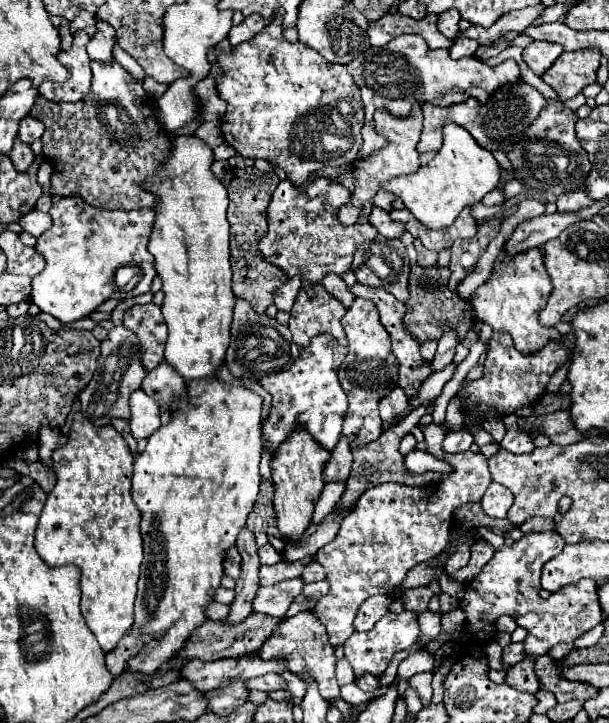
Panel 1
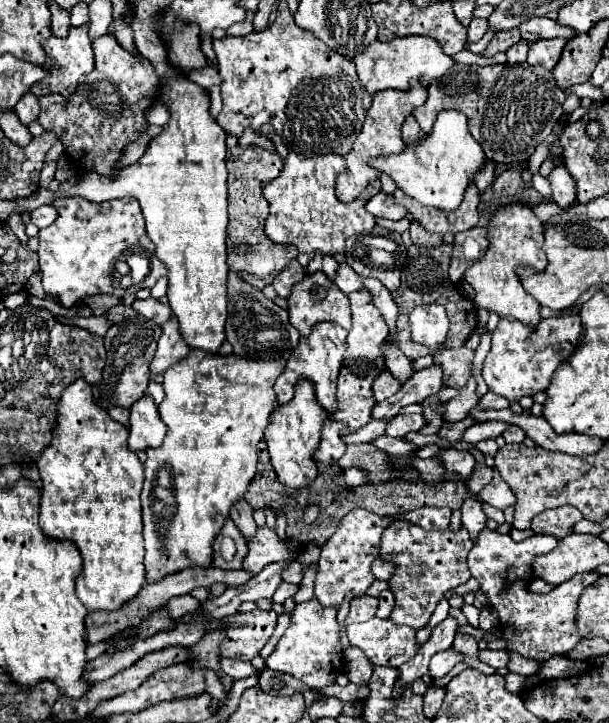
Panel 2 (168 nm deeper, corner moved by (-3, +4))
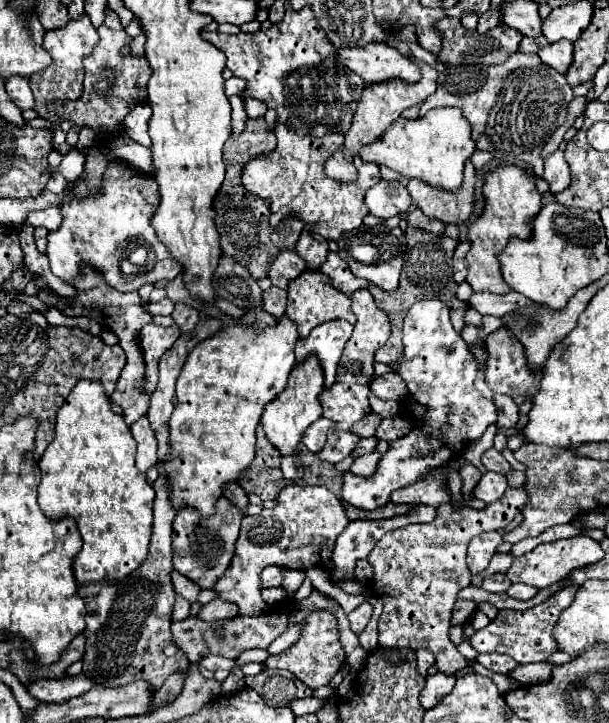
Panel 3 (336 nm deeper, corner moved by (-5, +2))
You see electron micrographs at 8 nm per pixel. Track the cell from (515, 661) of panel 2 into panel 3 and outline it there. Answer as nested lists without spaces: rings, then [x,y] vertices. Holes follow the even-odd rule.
[[[485,653],[485,655],[477,655],[477,661],[495,671],[495,673],[509,673],[511,669],[517,667],[517,663],[513,659],[509,659],[509,655],[499,655],[499,653]]]

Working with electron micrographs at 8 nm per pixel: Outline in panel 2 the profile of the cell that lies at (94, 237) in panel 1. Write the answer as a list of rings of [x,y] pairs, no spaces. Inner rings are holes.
[[[61,197],[53,205],[59,211],[57,221],[51,227],[39,231],[39,271],[43,279],[43,289],[51,299],[57,299],[61,307],[69,309],[83,301],[85,297],[95,295],[117,295],[123,297],[127,291],[113,287],[115,261],[121,253],[129,249],[145,249],[151,261],[151,273],[143,279],[139,289],[149,289],[159,277],[167,273],[161,261],[153,255],[153,243],[145,233],[145,219],[141,213],[139,201],[133,197],[91,203],[81,197]]]

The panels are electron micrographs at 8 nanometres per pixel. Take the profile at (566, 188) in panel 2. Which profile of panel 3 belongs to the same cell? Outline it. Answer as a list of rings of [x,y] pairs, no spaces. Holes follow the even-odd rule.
[[[557,149],[549,157],[545,157],[543,159],[543,167],[545,167],[543,179],[549,183],[549,191],[551,193],[559,193],[559,191],[563,191],[569,185],[569,181],[571,181],[569,165],[567,165],[567,161],[563,157],[563,151]]]

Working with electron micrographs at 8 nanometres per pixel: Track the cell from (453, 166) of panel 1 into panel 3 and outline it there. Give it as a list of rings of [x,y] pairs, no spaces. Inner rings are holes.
[[[439,107],[425,117],[405,119],[399,117],[385,129],[381,139],[361,147],[363,161],[387,165],[409,179],[421,179],[429,185],[455,191],[463,181],[463,165],[473,155],[475,143],[471,139],[471,127],[459,107]]]

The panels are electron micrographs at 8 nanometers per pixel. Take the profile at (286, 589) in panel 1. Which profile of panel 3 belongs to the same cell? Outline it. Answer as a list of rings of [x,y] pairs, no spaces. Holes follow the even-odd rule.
[[[221,599],[209,601],[209,603],[203,605],[201,611],[199,611],[199,617],[201,617],[203,621],[207,621],[207,623],[211,623],[211,621],[215,621],[215,619],[233,619],[235,615],[237,615],[237,605],[225,603],[225,601],[221,601]]]

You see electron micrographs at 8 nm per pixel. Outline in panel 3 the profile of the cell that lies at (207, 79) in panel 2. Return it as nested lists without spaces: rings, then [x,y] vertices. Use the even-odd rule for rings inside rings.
[[[231,77],[231,79],[225,81],[225,93],[227,93],[227,97],[231,97],[231,95],[241,95],[241,91],[245,91],[243,79]]]

